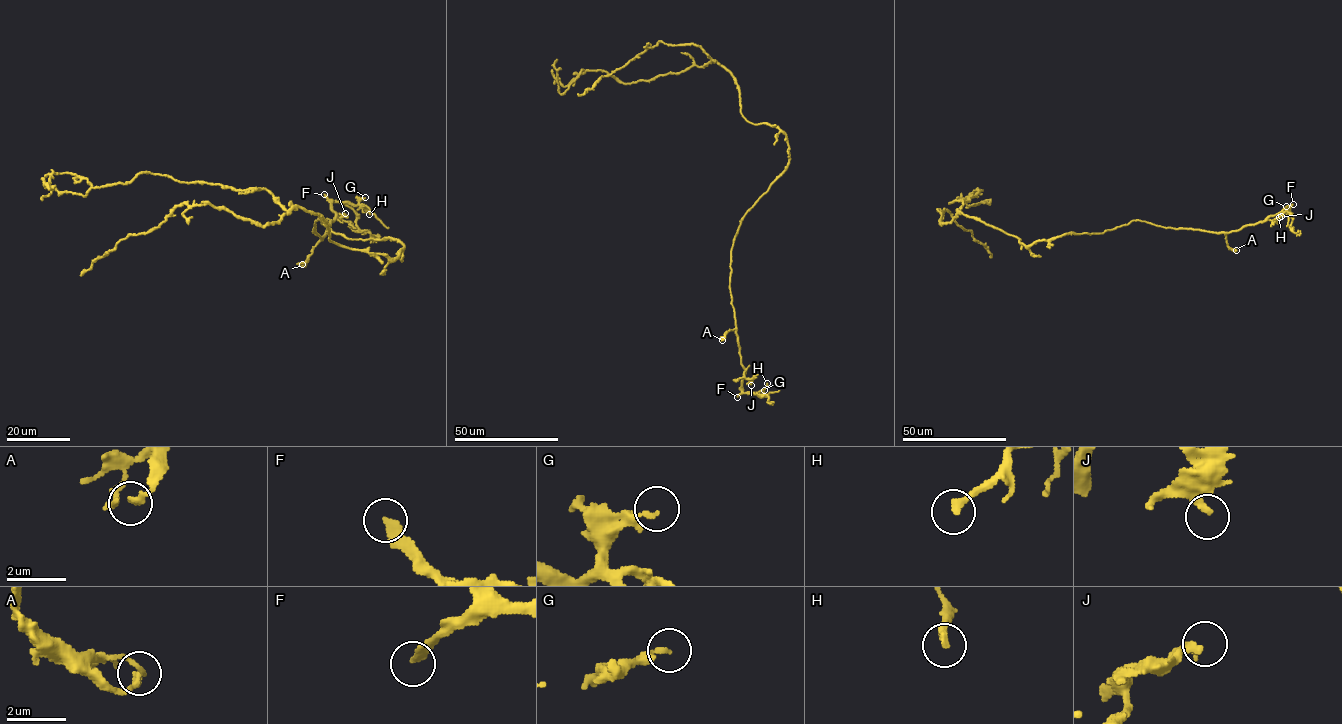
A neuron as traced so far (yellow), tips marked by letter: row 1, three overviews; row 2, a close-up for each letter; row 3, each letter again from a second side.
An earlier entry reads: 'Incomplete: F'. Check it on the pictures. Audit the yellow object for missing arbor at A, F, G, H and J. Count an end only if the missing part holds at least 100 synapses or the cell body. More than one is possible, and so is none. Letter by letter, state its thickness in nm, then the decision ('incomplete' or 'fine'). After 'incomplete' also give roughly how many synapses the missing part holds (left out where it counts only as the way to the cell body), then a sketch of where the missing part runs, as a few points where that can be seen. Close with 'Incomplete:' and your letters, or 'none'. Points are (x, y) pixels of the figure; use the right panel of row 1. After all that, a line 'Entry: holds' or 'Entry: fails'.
A: calibre 200 nm; fine
F: calibre 280 nm; incomplete; course (1293, 204), (1305, 198), (1311, 202), (1330, 185), (1326, 194), (1340, 205)
G: calibre 170 nm; fine
H: calibre 240 nm; fine
J: calibre 280 nm; fine
Incomplete: F
Entry: holds

